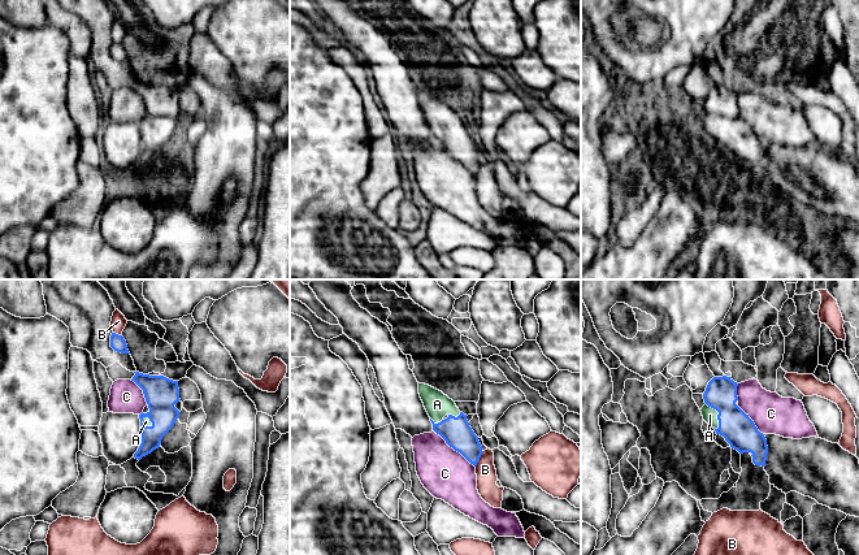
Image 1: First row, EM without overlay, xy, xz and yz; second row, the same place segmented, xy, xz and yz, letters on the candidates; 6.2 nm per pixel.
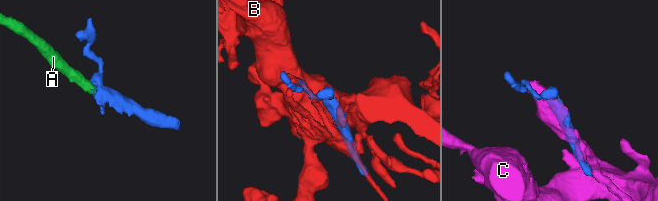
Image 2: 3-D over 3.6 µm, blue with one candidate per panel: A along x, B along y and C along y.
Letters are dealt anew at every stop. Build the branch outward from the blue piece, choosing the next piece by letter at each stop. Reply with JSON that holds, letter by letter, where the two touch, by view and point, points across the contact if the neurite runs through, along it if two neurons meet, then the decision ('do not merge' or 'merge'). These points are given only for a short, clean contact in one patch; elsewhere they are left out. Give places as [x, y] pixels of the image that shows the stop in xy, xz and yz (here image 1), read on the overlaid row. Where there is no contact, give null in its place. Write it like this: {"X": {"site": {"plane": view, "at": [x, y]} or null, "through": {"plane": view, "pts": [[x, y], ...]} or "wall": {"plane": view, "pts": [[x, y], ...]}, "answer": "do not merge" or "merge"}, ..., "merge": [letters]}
{"A": {"site": {"plane": "yz", "at": [717, 415]}, "through": {"plane": "yz", "pts": [[734, 425], [717, 415], [710, 415]]}, "answer": "merge"}, "B": {"site": {"plane": "xz", "at": [478, 459]}, "answer": "do not merge"}, "C": {"site": {"plane": "xz", "at": [454, 449]}, "answer": "do not merge"}, "merge": ["A"]}

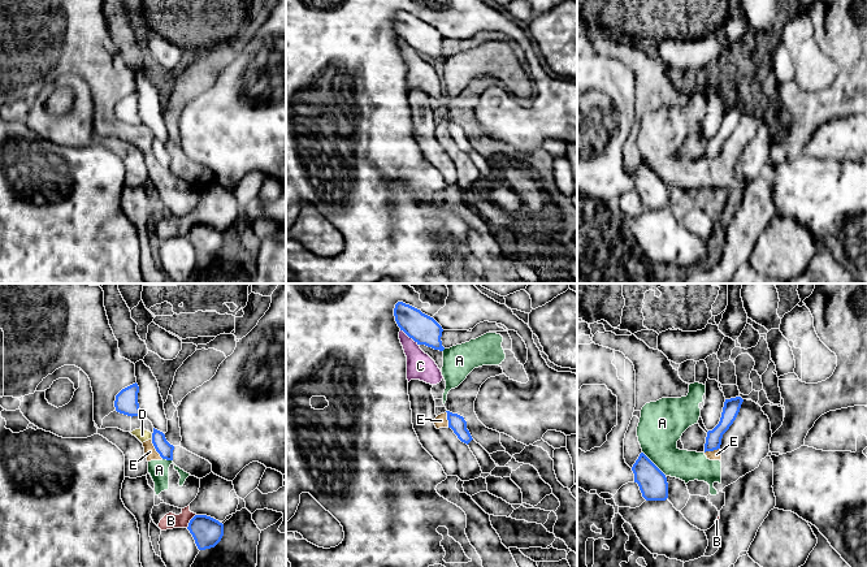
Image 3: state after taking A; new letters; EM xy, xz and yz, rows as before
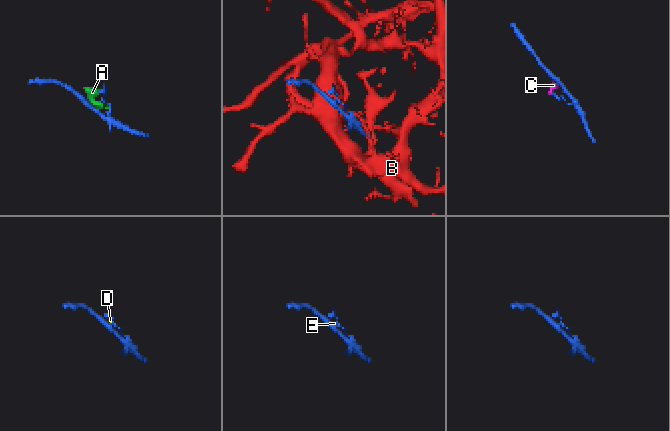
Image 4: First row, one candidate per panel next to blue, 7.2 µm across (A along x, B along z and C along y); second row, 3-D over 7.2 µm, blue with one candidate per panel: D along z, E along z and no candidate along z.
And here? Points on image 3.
{"A": {"site": {"plane": "yz", "at": [653, 463]}, "wall": {"plane": "yz", "pts": [[642, 451], [666, 475]]}, "answer": "do not merge"}, "B": {"site": {"plane": "xy", "at": [190, 520]}, "answer": "do not merge"}, "C": {"site": {"plane": "xz", "at": [410, 337]}, "wall": {"plane": "xz", "pts": [[401, 329], [417, 345]]}, "answer": "do not merge"}, "D": {"site": {"plane": "xy", "at": [152, 436]}, "wall": {"plane": "xy", "pts": [[151, 433], [152, 438]]}, "answer": "do not merge"}, "E": {"site": {"plane": "xy", "at": [155, 448]}, "wall": {"plane": "xy", "pts": [[151, 440], [155, 450], [163, 458]]}, "answer": "do not merge"}, "merge": []}

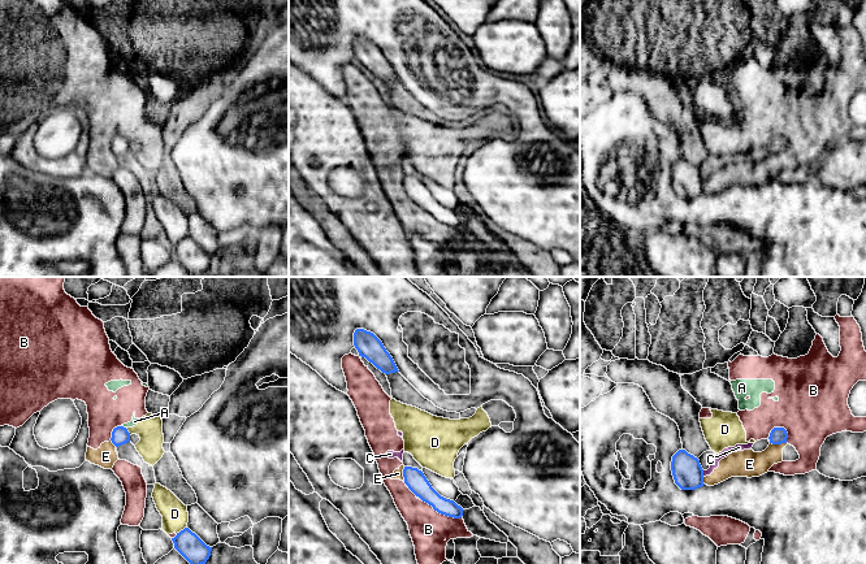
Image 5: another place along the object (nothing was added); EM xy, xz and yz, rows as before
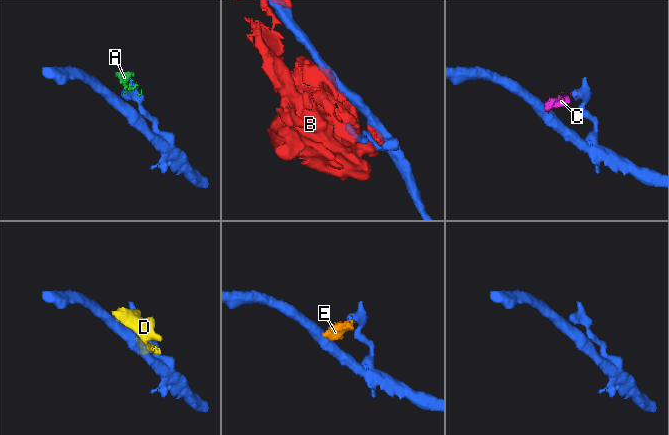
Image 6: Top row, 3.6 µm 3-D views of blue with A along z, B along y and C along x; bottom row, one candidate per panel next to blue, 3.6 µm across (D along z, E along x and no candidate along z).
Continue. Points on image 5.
{"A": {"site": {"plane": "xy", "at": [122, 426]}, "wall": {"plane": "xy", "pts": [[121, 425], [125, 428]]}, "answer": "do not merge"}, "B": {"site": {"plane": "xz", "at": [441, 513]}, "answer": "do not merge"}, "C": {"site": {"plane": "yz", "at": [702, 473]}, "wall": {"plane": "yz", "pts": [[702, 471], [704, 476]]}, "answer": "do not merge"}, "D": {"site": {"plane": "xy", "at": [181, 530]}, "wall": {"plane": "xy", "pts": [[186, 526], [176, 533]]}, "answer": "do not merge"}, "E": {"site": {"plane": "yz", "at": [778, 443]}, "wall": {"plane": "yz", "pts": [[770, 442], [786, 443]]}, "answer": "do not merge"}, "merge": []}

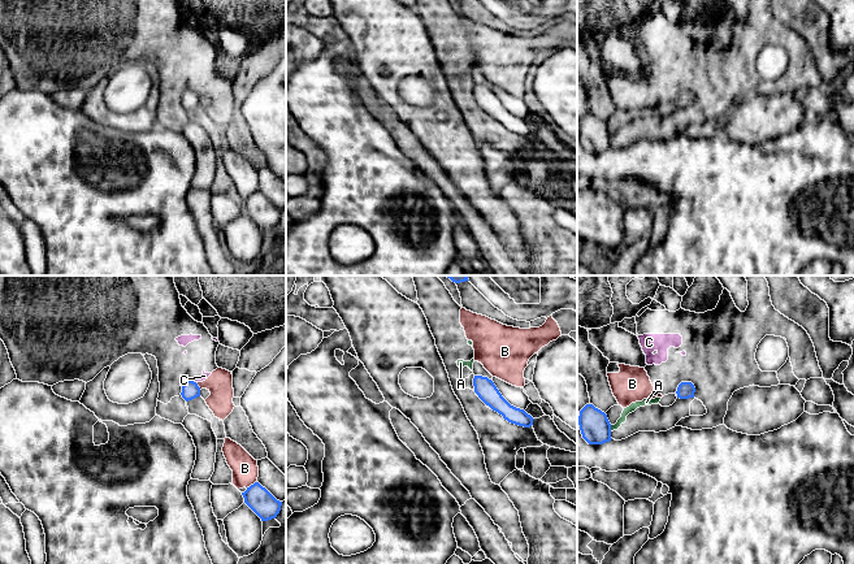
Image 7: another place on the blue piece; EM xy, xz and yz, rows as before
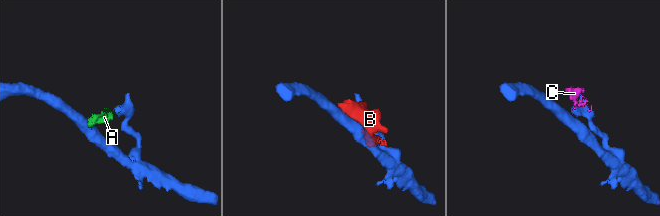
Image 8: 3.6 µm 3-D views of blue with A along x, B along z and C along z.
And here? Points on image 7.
{"A": {"site": {"plane": "yz", "at": [610, 428]}, "wall": {"plane": "yz", "pts": [[610, 425], [611, 430]]}, "answer": "do not merge"}, "B": {"site": {"plane": "xy", "at": [251, 485]}, "wall": {"plane": "xy", "pts": [[256, 481], [246, 487]]}, "answer": "do not merge"}, "C": {"site": {"plane": "xy", "at": [193, 381]}, "wall": {"plane": "xy", "pts": [[191, 380], [195, 382]]}, "answer": "do not merge"}, "merge": []}

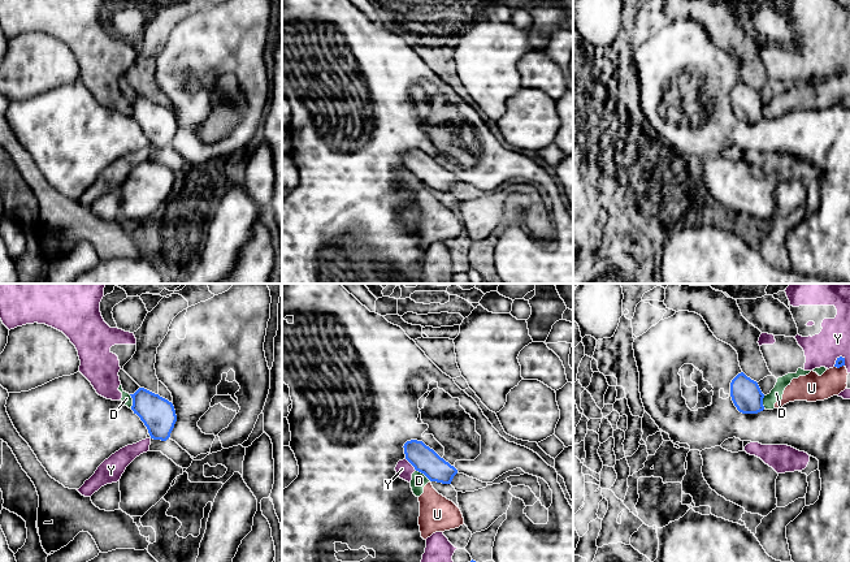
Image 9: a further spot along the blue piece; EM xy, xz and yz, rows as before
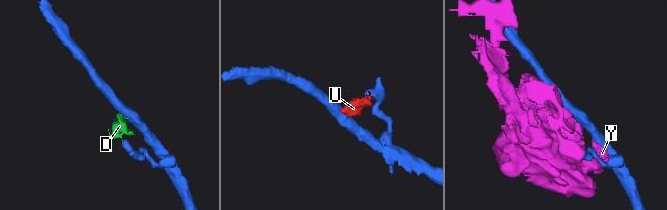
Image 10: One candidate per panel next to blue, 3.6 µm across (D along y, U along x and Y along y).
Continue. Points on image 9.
{"D": {"site": {"plane": "xz", "at": [424, 474]}, "wall": {"plane": "xz", "pts": [[416, 470], [430, 480]]}, "answer": "do not merge"}, "U": {"site": {"plane": "yz", "at": [838, 367]}, "wall": {"plane": "yz", "pts": [[844, 364], [835, 367]]}, "answer": "do not merge"}, "Y": {"site": {"plane": "xz", "at": [411, 463]}, "answer": "do not merge"}, "merge": []}

